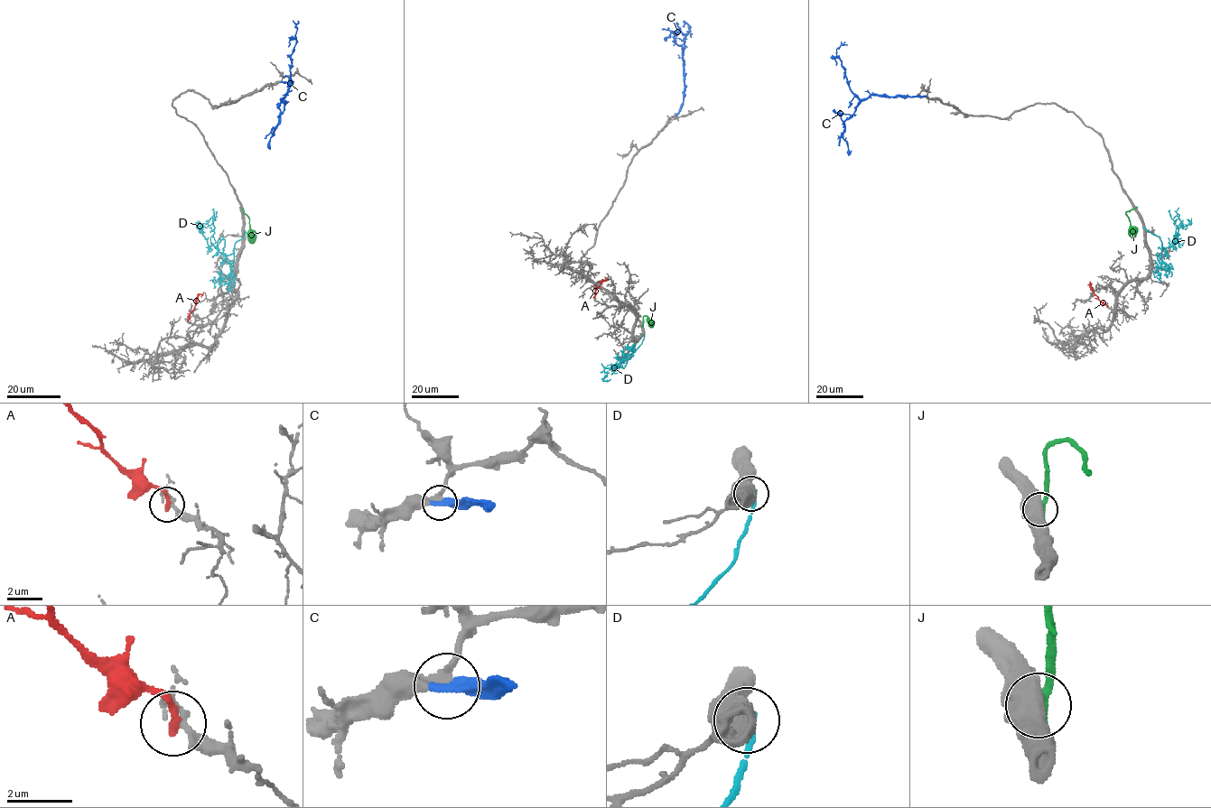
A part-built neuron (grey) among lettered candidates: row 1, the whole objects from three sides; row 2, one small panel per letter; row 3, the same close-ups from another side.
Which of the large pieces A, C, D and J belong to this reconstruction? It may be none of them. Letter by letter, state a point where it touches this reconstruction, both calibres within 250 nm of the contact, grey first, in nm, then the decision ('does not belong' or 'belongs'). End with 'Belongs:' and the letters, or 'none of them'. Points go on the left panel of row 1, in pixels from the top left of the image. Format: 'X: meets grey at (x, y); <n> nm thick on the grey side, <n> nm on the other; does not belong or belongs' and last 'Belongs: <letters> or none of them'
A: meets grey at (187, 320); 170 nm thick on the grey side, 240 nm on the other; does not belong
C: meets grey at (281, 82); 280 nm thick on the grey side, 420 nm on the other; belongs
D: meets grey at (245, 231); 550 nm thick on the grey side, 280 nm on the other; does not belong
J: meets grey at (242, 208); 550 nm thick on the grey side, 440 nm on the other; does not belong
Belongs: C

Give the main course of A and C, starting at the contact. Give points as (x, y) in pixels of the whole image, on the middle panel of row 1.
A: (593, 297), (602, 280), (607, 279), (605, 277)
C: (676, 115), (683, 102), (683, 50), (689, 26), (691, 37)

